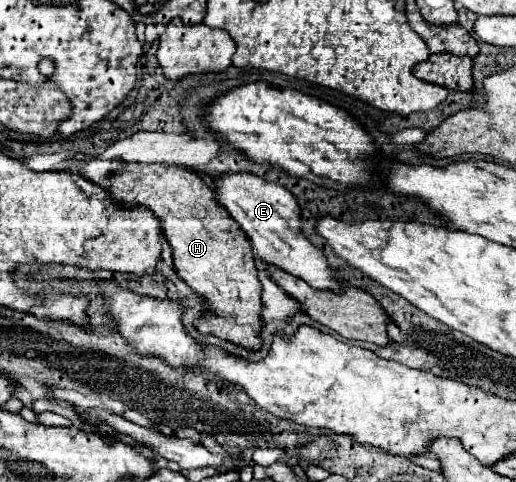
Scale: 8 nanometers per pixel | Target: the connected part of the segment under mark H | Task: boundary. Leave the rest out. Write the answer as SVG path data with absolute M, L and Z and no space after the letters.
M122 164L110 174L110 186L108 186L110 198L118 202L122 208L134 208L134 206L146 206L150 208L162 222L166 240L172 246L172 258L174 268L178 276L196 292L204 302L204 318L196 320L194 326L202 334L218 336L226 342L232 342L236 346L242 346L246 350L260 350L260 328L262 328L262 284L258 280L258 268L254 262L254 252L250 248L248 236L238 228L236 220L230 218L230 214L216 204L212 188L206 186L206 182L190 168L184 166L168 166L168 164Z

